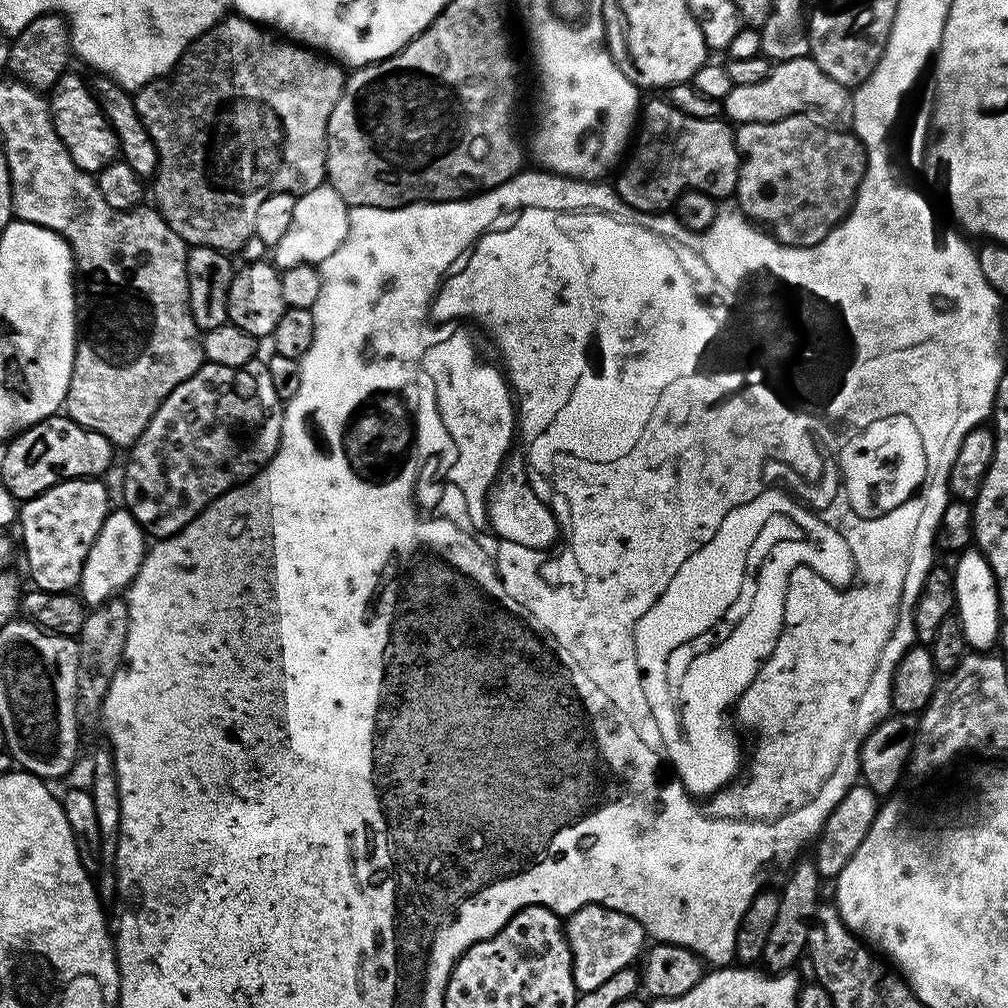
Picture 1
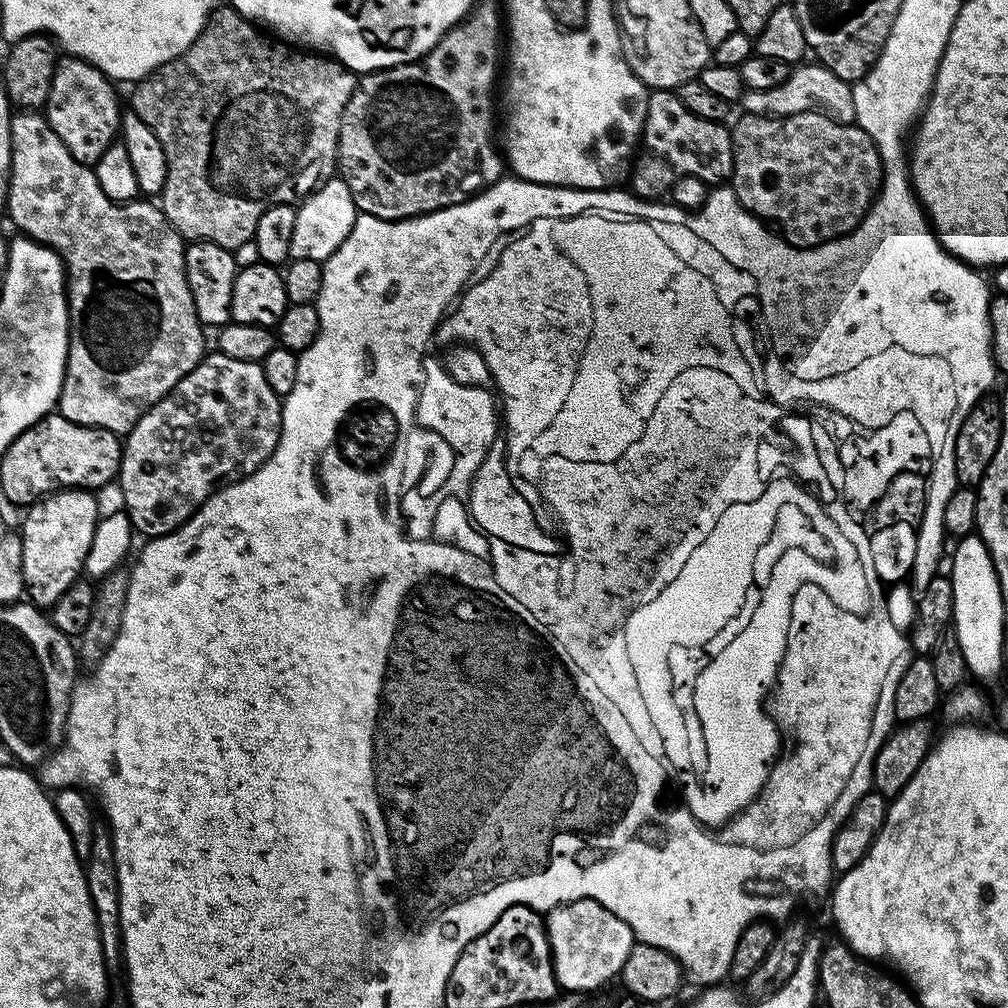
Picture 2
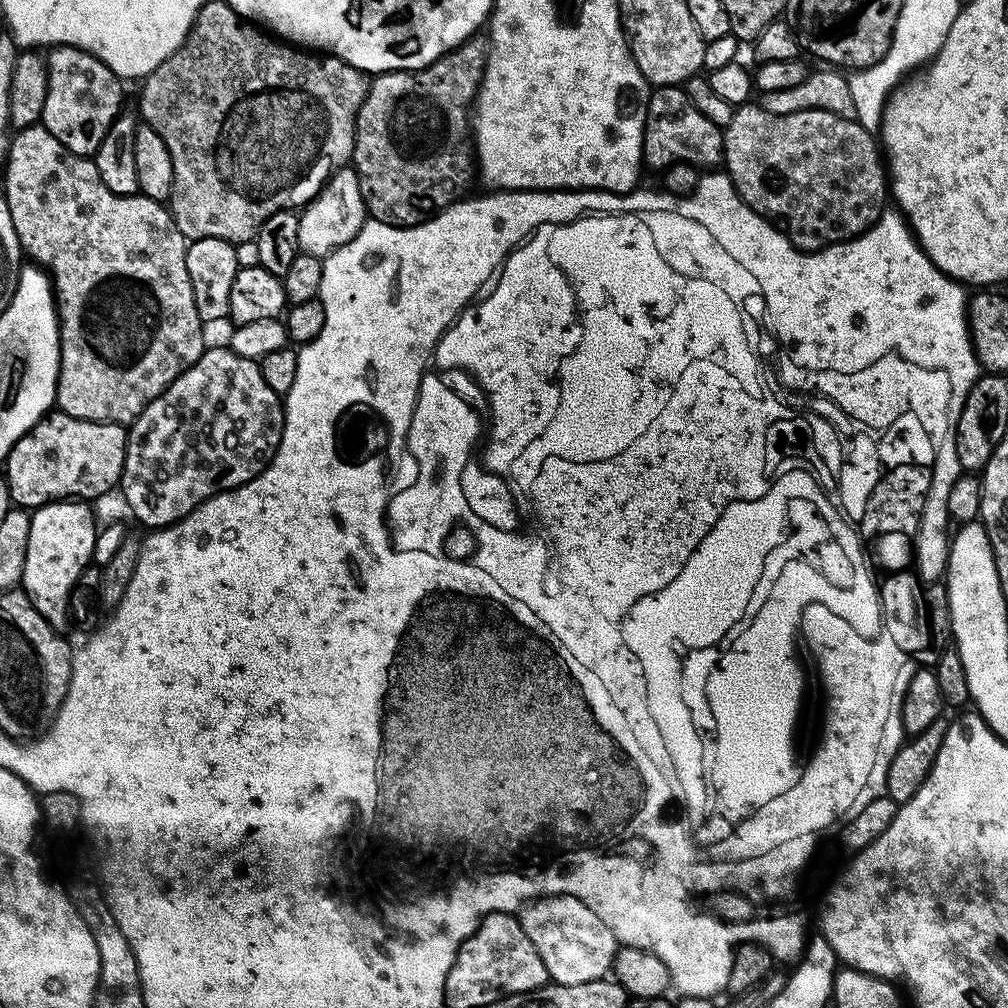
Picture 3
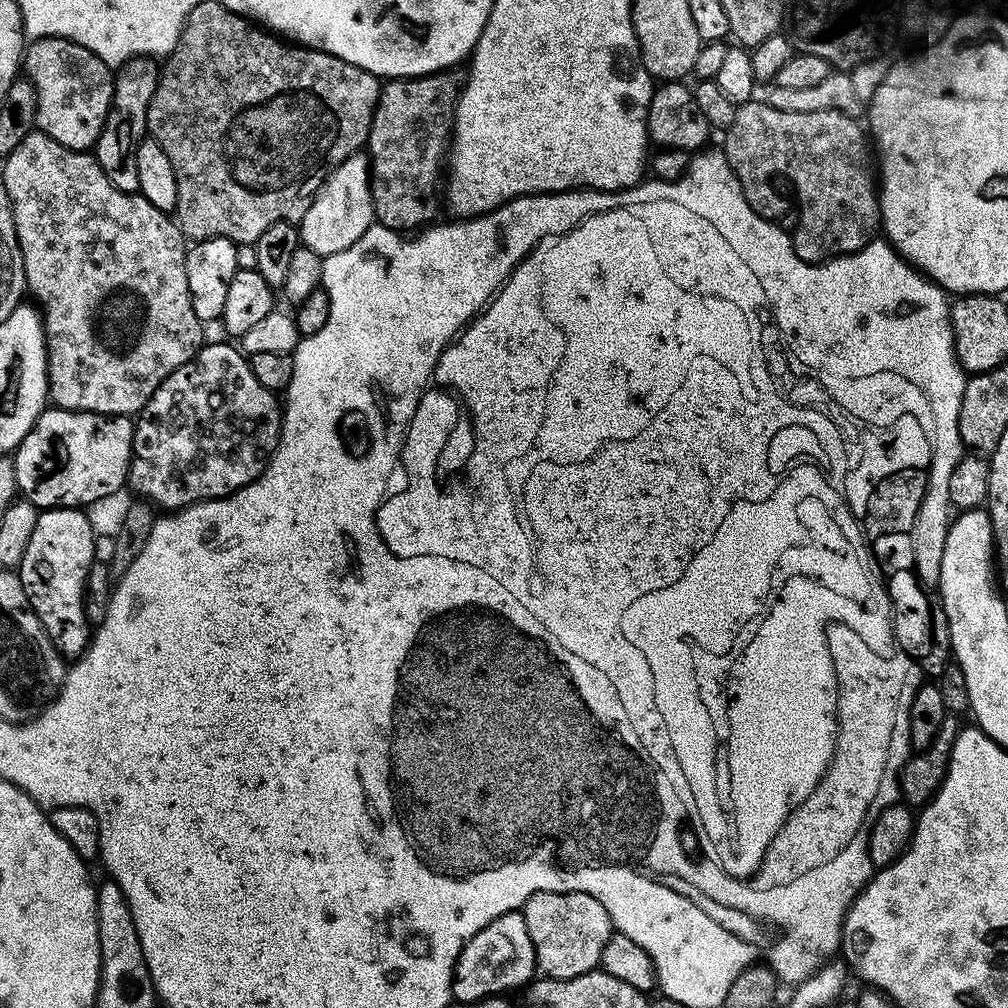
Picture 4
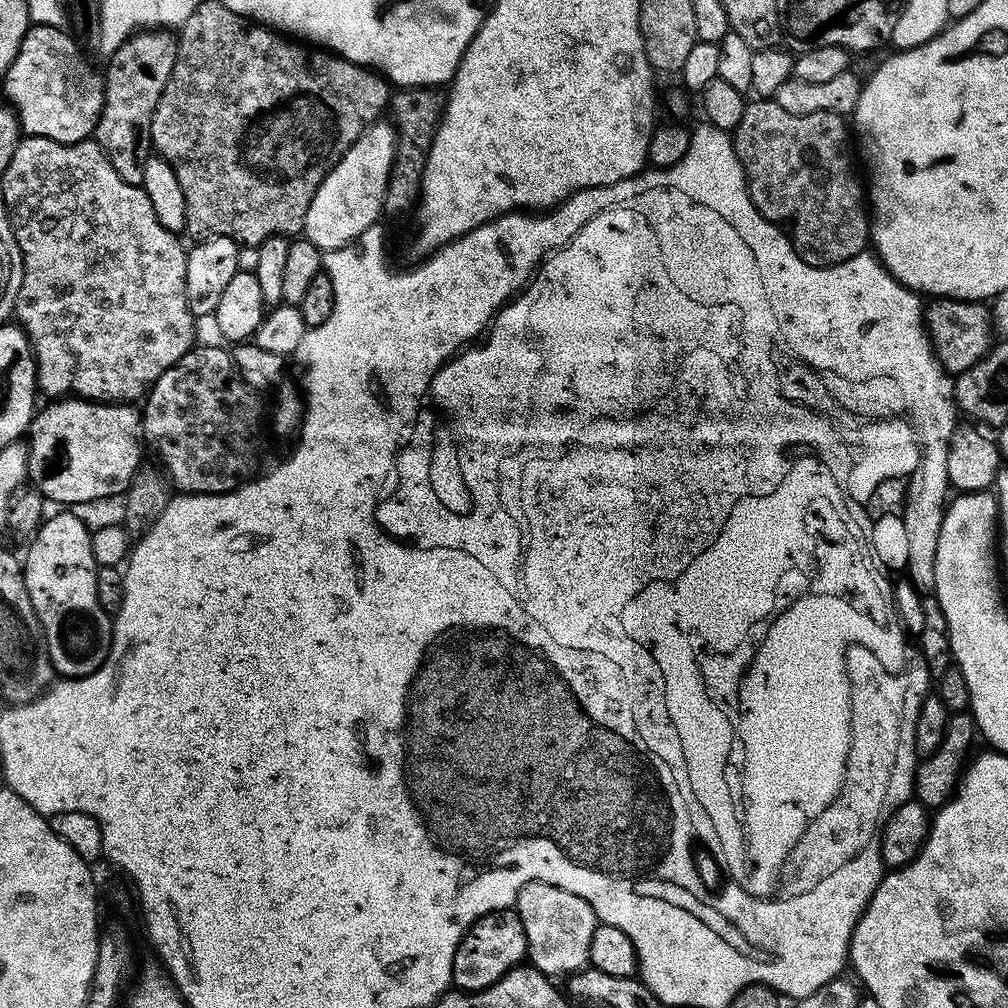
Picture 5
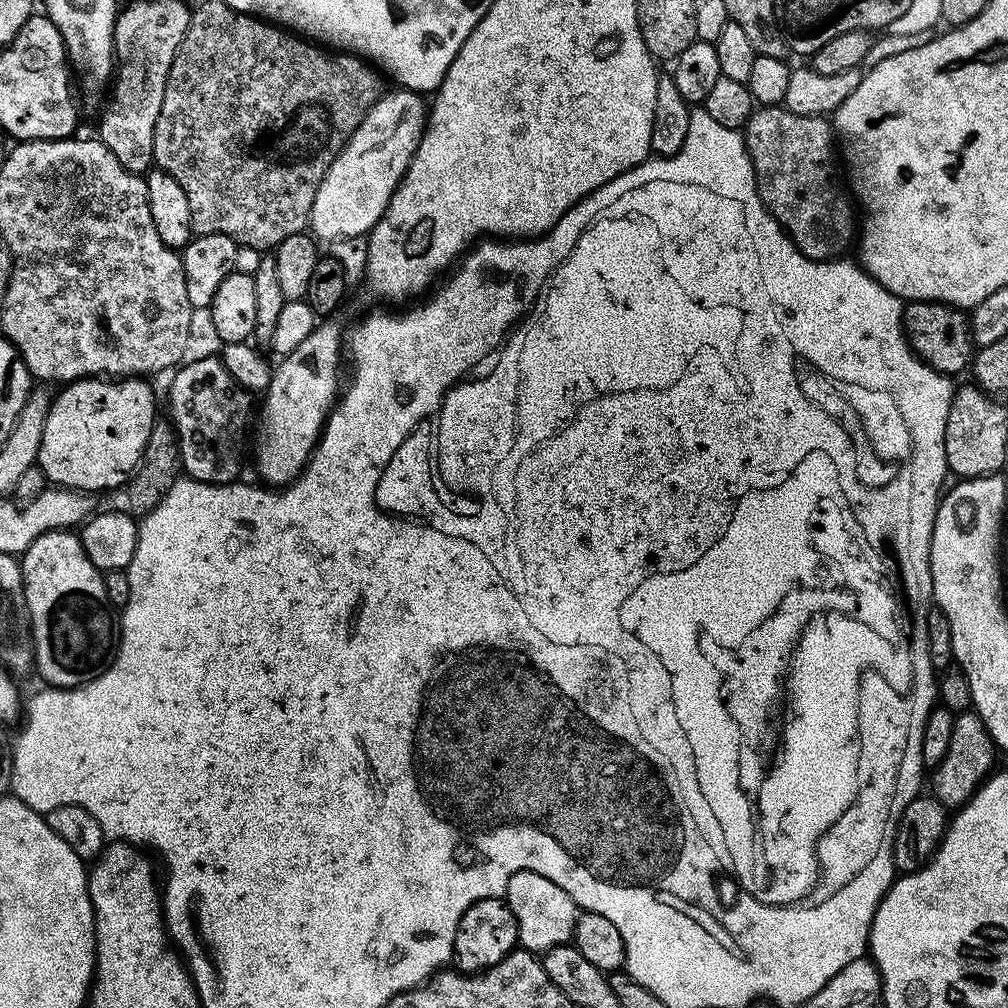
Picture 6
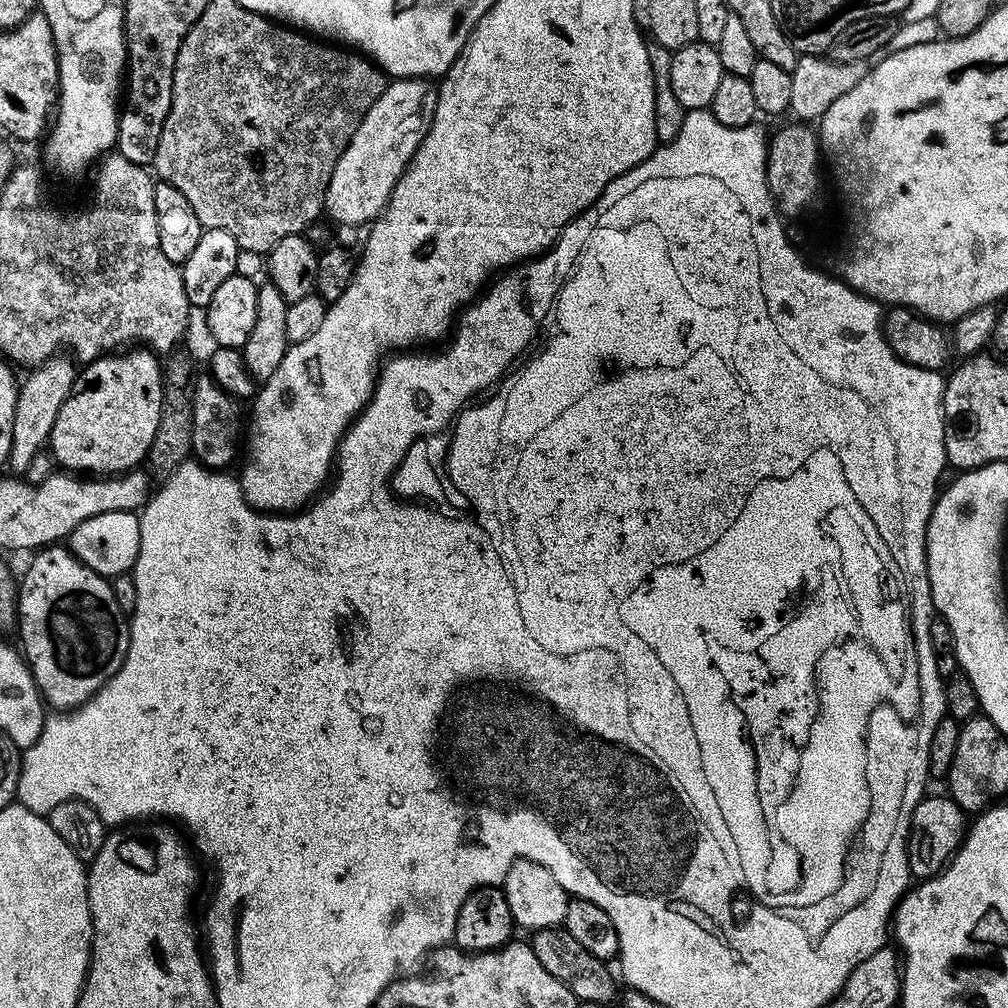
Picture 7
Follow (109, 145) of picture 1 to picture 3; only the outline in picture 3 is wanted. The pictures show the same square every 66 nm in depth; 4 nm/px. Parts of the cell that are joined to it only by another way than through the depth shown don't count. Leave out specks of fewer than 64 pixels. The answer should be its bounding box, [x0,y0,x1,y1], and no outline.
[42,44,124,157]

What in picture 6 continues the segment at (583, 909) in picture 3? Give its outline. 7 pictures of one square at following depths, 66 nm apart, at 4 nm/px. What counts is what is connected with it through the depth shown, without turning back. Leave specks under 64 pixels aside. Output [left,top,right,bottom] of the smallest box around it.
[506,872,578,954]

